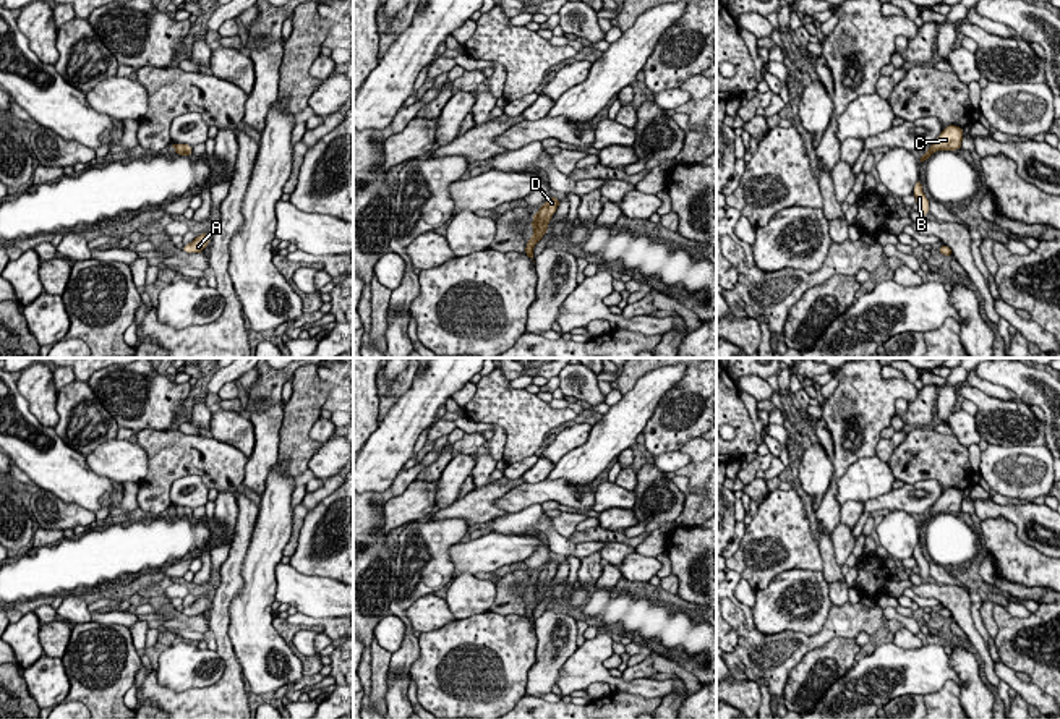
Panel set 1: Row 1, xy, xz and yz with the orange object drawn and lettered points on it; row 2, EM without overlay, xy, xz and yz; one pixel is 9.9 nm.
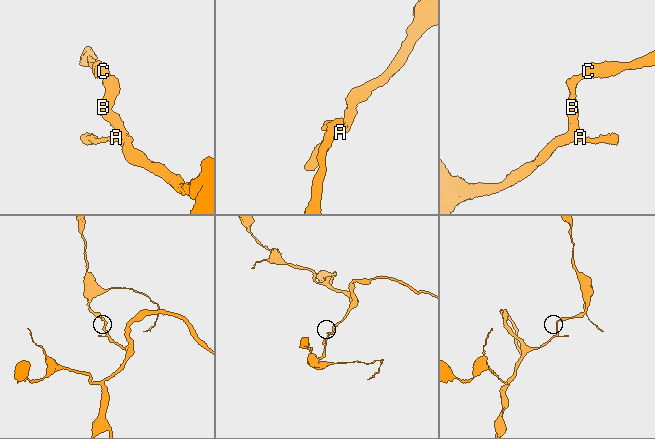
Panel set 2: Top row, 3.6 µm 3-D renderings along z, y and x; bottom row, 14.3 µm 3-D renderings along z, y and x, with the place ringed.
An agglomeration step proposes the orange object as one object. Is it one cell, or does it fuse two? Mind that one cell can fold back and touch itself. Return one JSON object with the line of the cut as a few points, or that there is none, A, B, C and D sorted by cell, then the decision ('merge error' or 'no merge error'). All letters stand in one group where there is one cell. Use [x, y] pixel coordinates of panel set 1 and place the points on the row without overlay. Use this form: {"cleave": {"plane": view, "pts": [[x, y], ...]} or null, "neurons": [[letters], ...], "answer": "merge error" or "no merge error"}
{"cleave": null, "neurons": [["A", "B", "C", "D"]], "answer": "no merge error"}

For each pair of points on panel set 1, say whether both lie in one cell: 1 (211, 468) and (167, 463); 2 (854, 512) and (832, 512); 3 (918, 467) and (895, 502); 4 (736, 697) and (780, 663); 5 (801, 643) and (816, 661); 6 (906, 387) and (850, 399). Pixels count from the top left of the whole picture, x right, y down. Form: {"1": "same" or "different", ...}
{"1": "same", "2": "different", "3": "different", "4": "different", "5": "different", "6": "same"}

